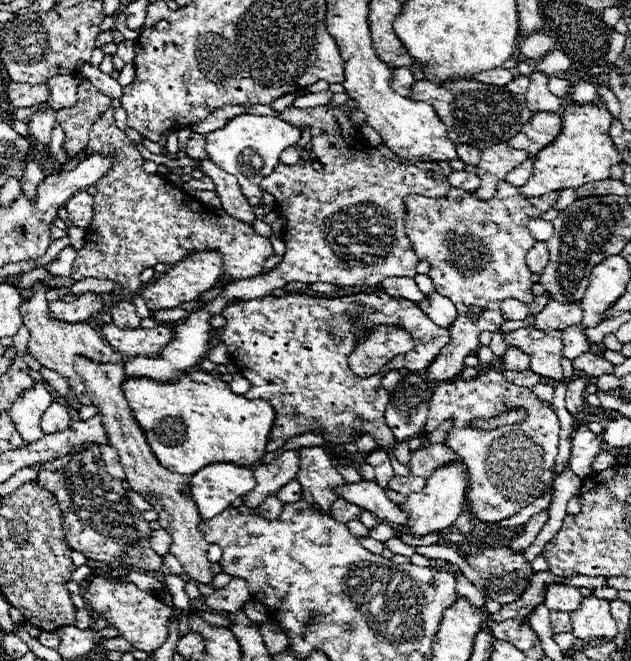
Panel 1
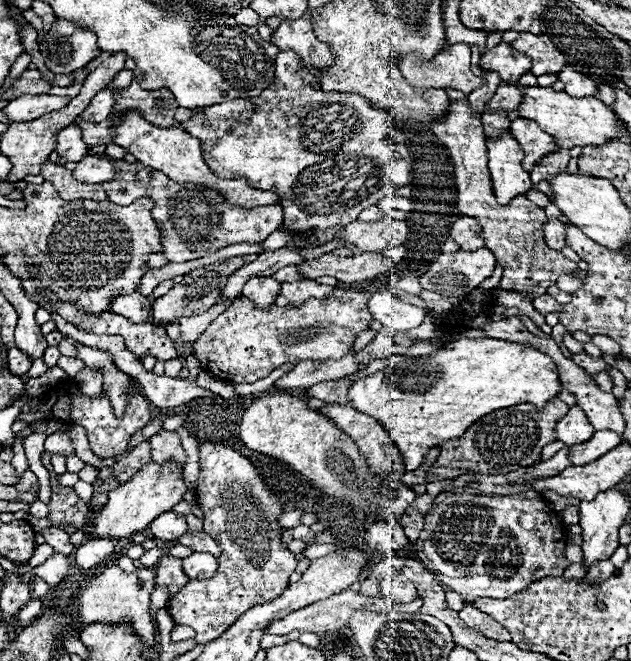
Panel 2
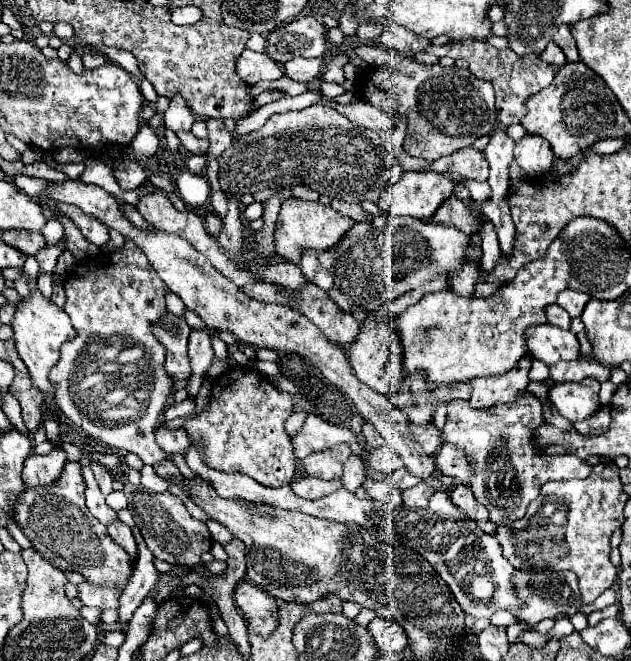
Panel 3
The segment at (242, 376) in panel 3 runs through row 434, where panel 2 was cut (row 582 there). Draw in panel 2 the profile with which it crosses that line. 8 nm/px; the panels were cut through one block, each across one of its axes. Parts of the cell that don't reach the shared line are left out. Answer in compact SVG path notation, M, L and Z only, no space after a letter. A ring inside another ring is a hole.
M204 442L200 446L200 474L196 484L194 492L204 514L204 532L218 540L222 556L212 578L190 580L170 600L168 608L176 624L196 630L198 644L208 644L222 636L246 610L278 598L296 570L296 558L282 544L278 518L284 512L284 504L268 490L260 470L246 454L220 442Z

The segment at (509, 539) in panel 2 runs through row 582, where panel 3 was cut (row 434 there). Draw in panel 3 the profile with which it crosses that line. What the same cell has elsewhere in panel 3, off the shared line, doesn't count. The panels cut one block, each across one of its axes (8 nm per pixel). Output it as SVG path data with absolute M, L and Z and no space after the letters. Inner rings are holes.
M520 394L514 404L496 404L480 410L470 408L468 402L462 400L448 404L448 420L442 430L442 440L462 448L474 462L470 488L476 500L488 508L490 520L496 526L510 526L510 522L520 520L544 482L586 478L592 472L592 466L586 460L572 454L554 456L552 460L540 456L540 450L532 446L530 440L532 432L544 422L542 404L530 394Z

